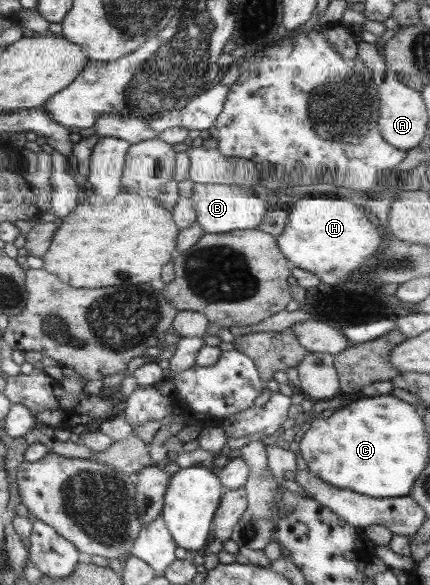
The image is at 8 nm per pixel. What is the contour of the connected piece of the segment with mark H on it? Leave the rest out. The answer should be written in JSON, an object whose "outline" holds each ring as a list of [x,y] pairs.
{"outline":[[[305,196],[287,213],[287,223],[277,236],[277,244],[294,267],[314,274],[321,283],[340,284],[360,270],[366,256],[378,252],[380,234],[364,218],[362,208],[354,208],[350,201],[334,196]]]}

